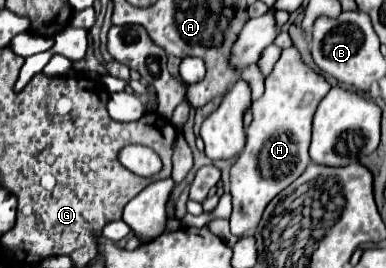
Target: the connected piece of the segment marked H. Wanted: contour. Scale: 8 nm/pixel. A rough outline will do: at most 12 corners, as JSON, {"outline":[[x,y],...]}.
{"outline":[[283,50],[231,168],[233,236],[311,162],[329,82]]}

